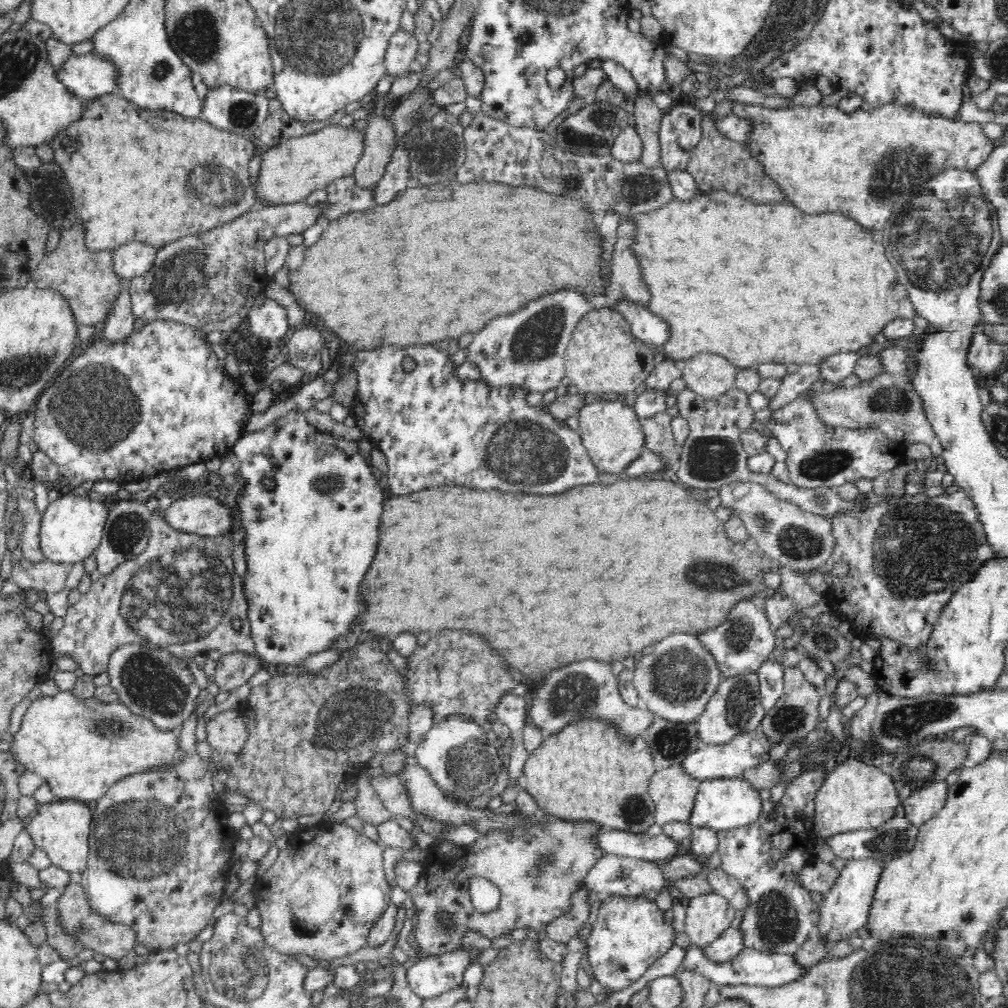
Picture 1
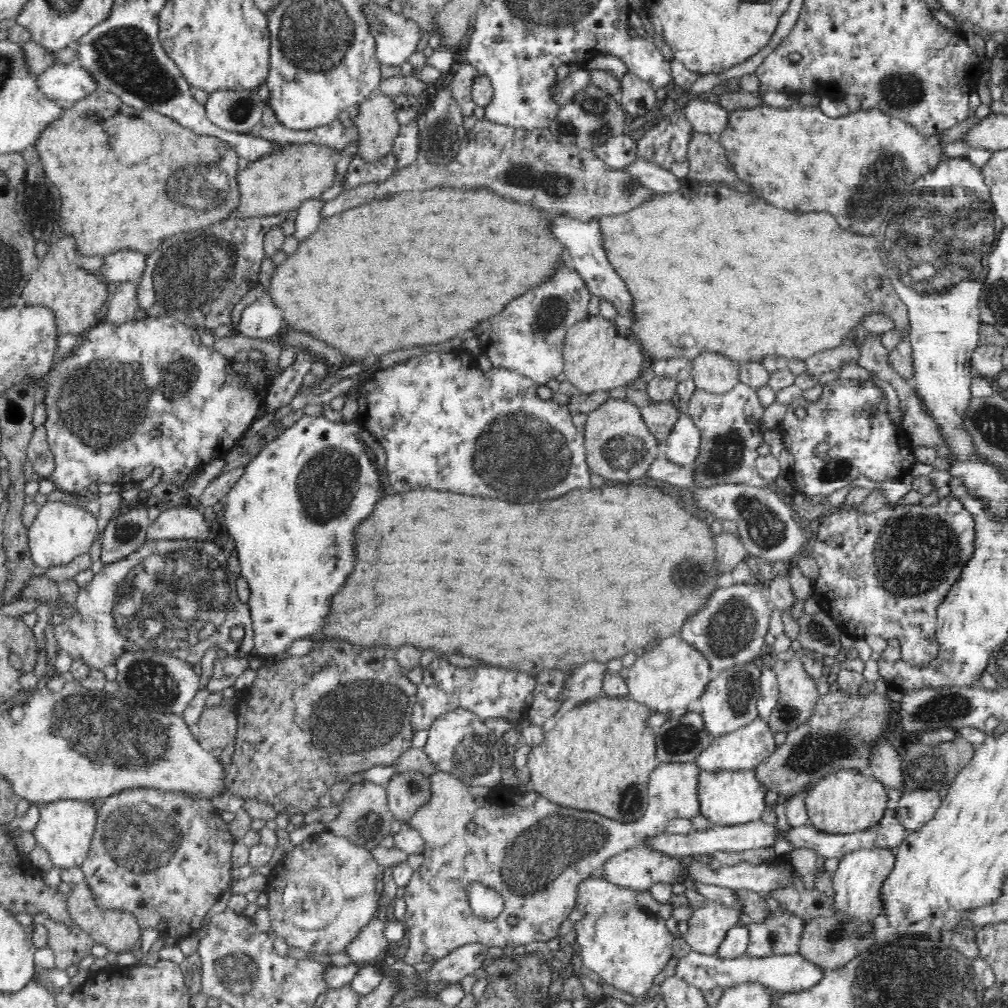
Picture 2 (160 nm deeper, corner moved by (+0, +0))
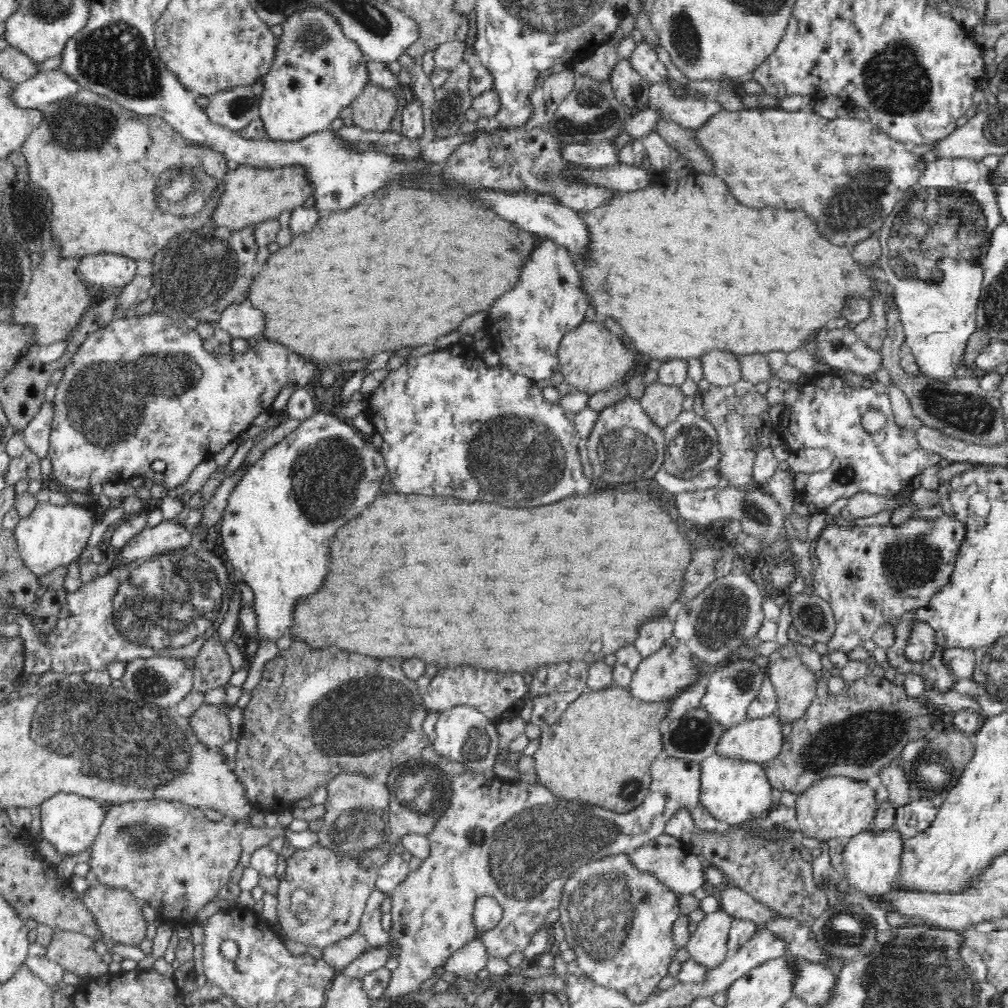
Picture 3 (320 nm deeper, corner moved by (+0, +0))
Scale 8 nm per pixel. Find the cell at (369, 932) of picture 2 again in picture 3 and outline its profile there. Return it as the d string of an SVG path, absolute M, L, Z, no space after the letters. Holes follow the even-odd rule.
M357 930L345 939L339 940L336 944L322 949L321 958L326 959L326 962L330 963L339 974L347 964L370 949L368 937Z

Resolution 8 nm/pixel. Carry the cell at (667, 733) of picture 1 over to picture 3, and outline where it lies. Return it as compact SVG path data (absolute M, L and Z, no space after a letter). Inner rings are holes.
M691 707L660 732L662 747L669 758L700 764L713 755L724 729L705 710Z

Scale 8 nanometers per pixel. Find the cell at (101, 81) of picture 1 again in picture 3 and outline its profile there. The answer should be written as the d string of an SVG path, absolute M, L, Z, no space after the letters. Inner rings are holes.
M61 68L38 72L32 78L17 83L14 99L20 107L43 109L58 100L74 97L81 90L74 76Z

